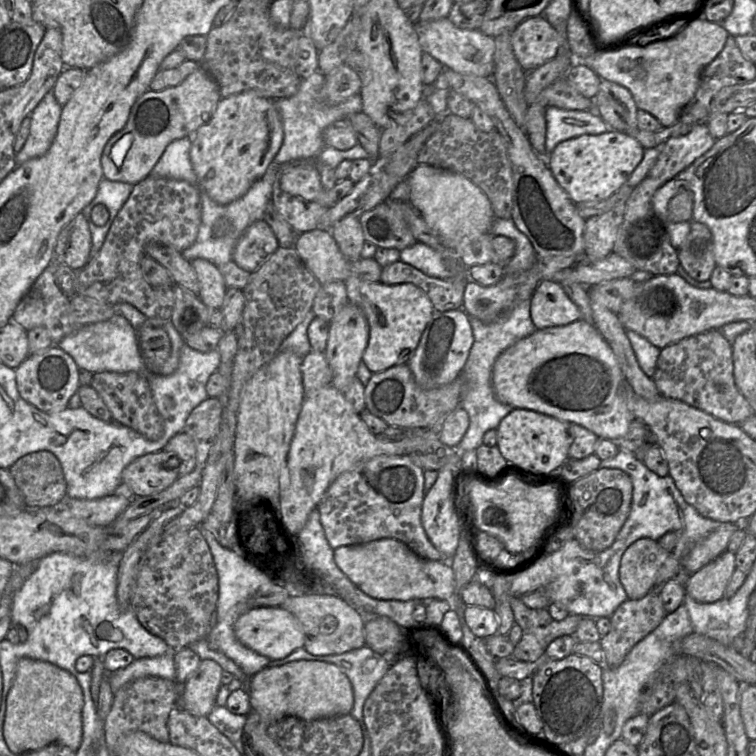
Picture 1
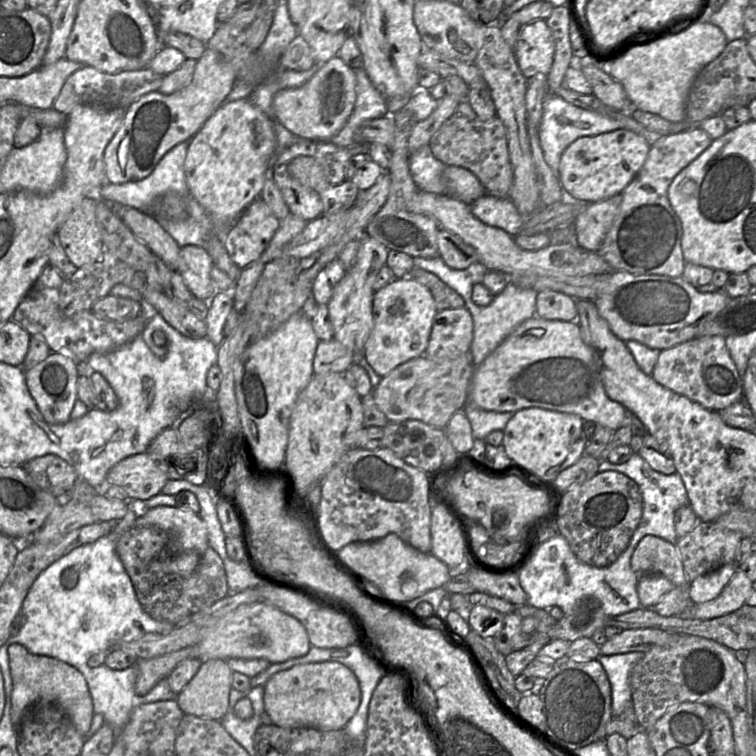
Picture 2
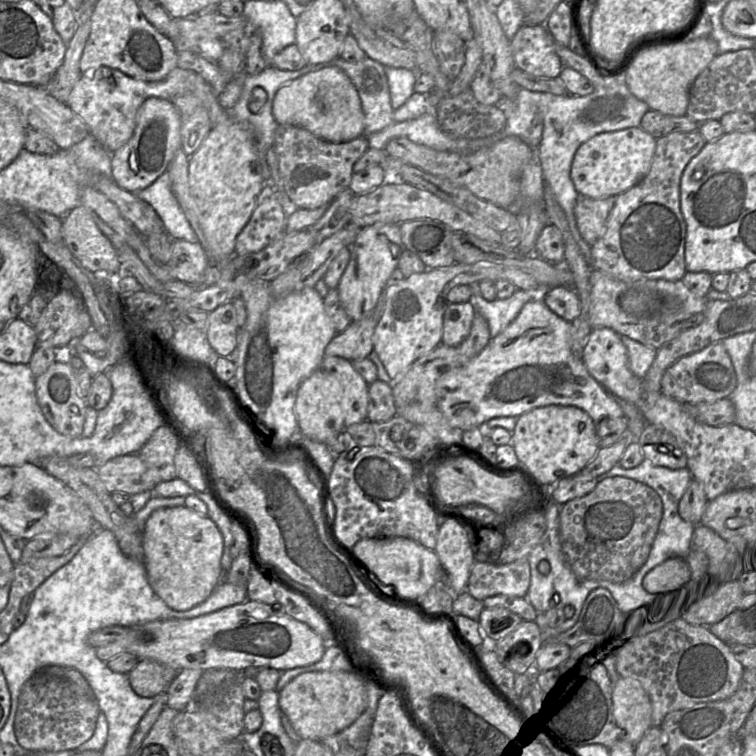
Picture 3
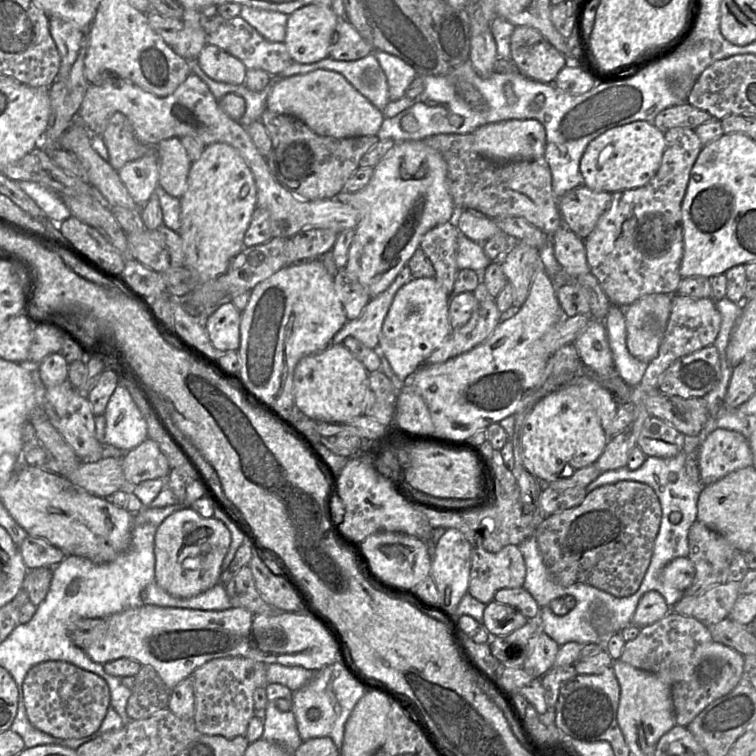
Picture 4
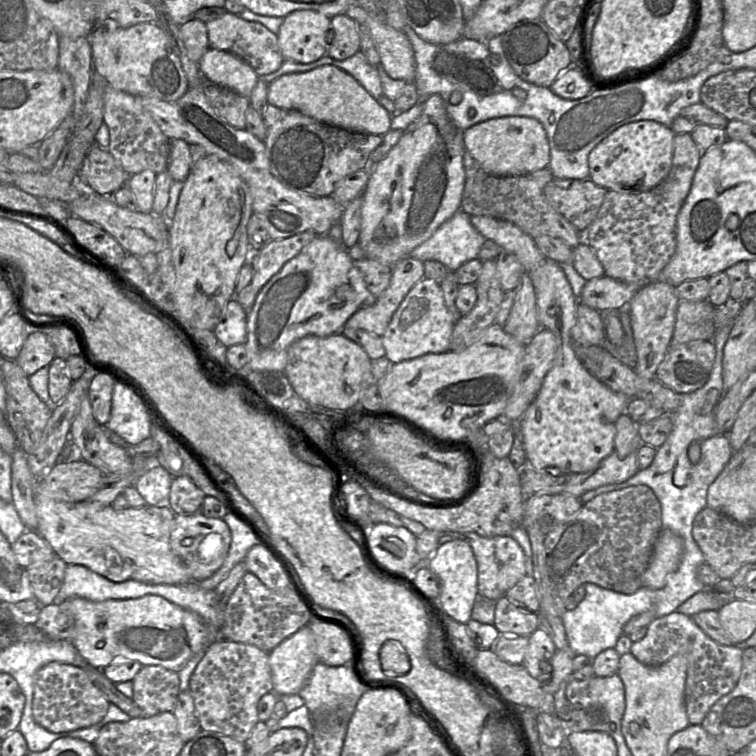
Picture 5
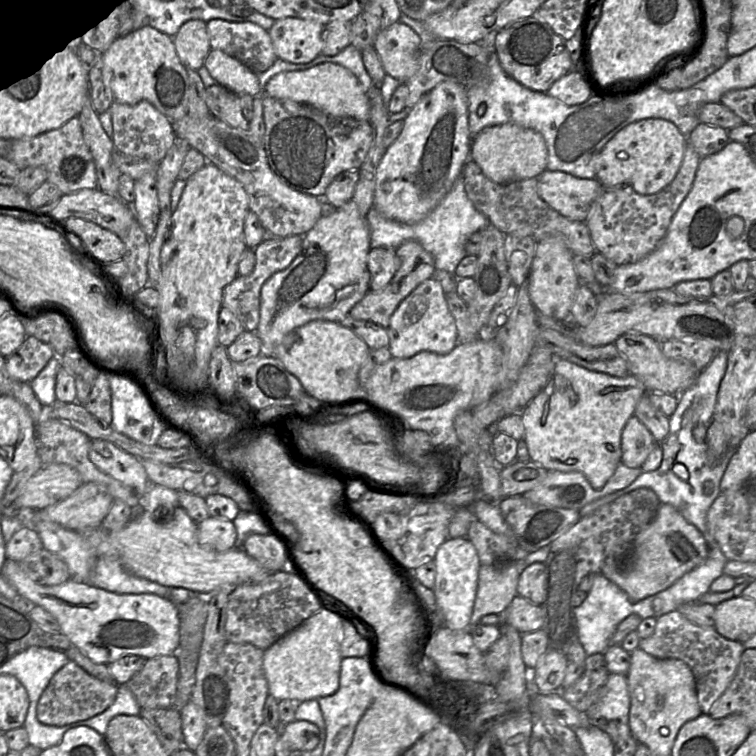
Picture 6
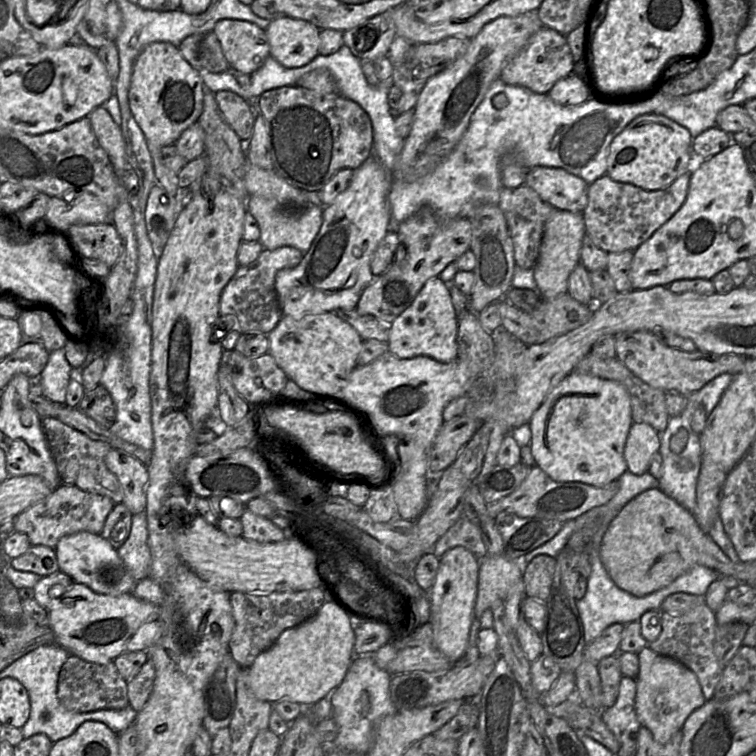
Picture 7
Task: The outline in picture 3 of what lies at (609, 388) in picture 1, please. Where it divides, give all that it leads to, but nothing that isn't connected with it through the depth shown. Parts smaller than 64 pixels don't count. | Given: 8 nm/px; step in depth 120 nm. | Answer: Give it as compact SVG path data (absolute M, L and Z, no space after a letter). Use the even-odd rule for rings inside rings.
M543 299L527 302L514 321L492 338L474 359L446 371L437 380L437 407L449 425L465 431L480 427L492 418L519 417L534 408L553 404L578 407L588 413L595 423L605 418L622 417L623 411L616 397L590 375L582 359L572 352L571 327L572 324L551 311Z

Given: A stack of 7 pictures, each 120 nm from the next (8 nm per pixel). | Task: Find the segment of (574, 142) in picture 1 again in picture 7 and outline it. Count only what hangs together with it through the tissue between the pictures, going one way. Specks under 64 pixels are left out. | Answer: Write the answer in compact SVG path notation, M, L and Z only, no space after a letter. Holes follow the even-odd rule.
M657 114L638 116L611 142L606 175L646 191L664 189L688 172L691 144L690 132L675 121Z

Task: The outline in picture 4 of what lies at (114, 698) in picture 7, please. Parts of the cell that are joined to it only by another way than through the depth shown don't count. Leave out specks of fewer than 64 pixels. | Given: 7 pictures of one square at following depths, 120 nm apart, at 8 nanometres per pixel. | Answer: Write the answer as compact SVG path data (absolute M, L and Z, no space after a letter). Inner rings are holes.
M47 661L32 667L22 684L27 718L37 730L61 739L79 739L98 730L110 706L106 682L64 661Z

